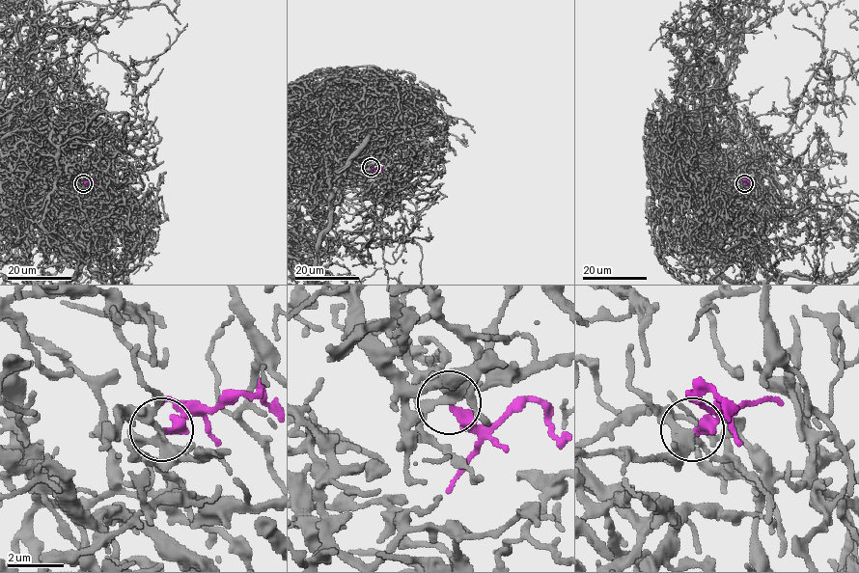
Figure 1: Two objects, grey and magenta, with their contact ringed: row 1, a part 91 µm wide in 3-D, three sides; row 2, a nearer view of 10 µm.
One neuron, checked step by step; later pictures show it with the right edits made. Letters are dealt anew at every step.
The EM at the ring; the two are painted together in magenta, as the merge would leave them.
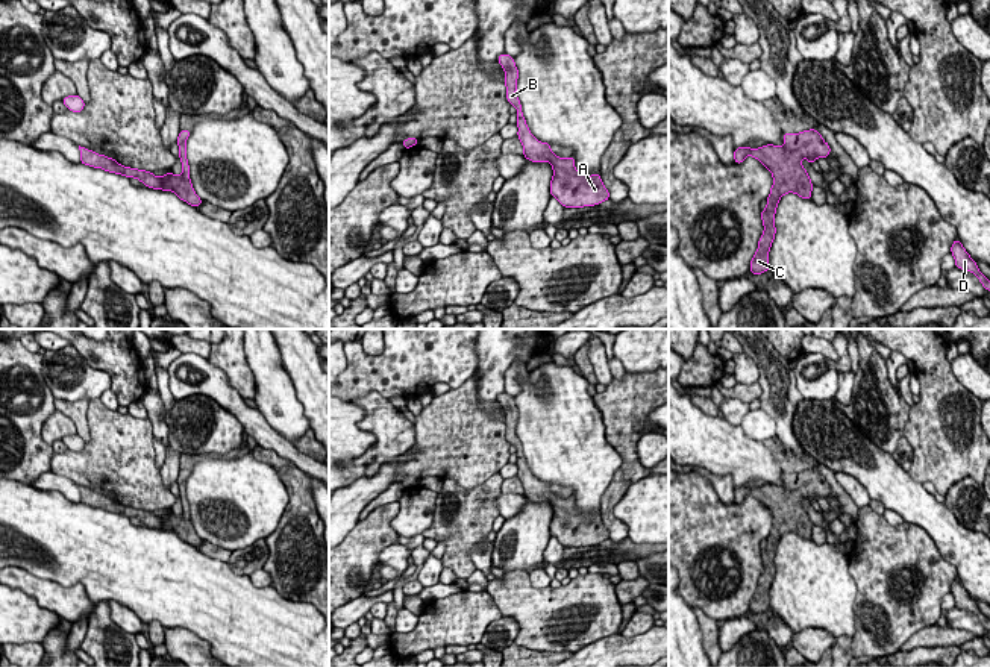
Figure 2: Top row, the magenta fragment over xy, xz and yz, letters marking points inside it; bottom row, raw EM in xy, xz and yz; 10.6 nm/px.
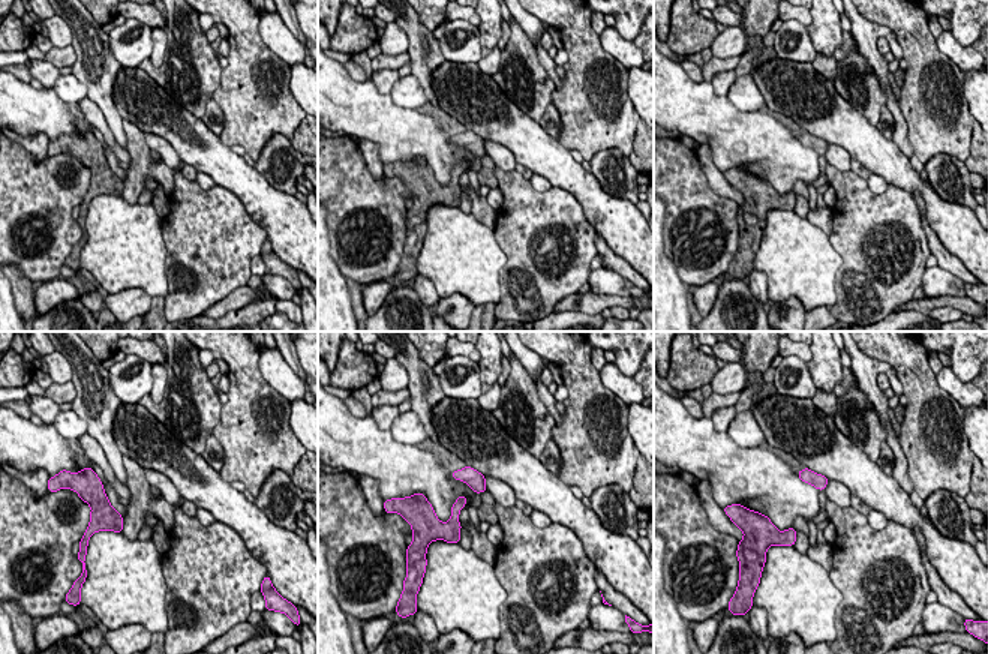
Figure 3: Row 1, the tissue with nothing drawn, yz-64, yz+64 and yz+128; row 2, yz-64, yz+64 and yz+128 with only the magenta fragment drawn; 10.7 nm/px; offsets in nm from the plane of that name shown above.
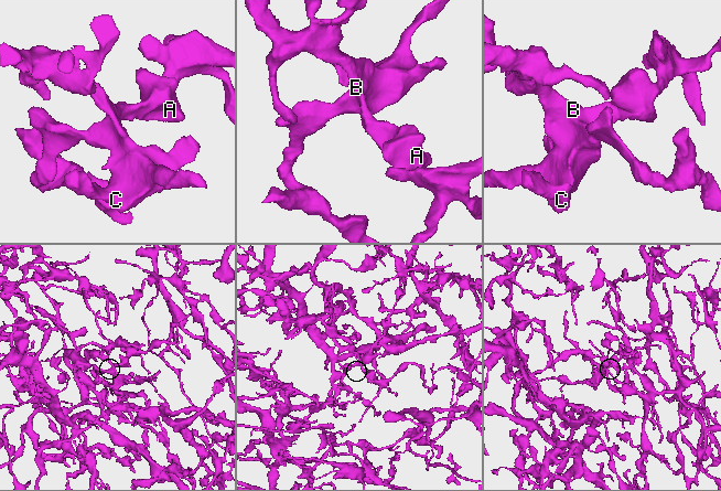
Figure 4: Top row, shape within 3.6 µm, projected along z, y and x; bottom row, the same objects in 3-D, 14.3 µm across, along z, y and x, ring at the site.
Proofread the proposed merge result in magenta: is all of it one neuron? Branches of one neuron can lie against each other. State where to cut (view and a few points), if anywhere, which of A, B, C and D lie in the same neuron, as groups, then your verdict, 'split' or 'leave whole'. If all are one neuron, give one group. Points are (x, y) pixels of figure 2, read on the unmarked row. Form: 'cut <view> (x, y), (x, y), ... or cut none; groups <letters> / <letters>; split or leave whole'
cut none; groups A B C D; leave whole

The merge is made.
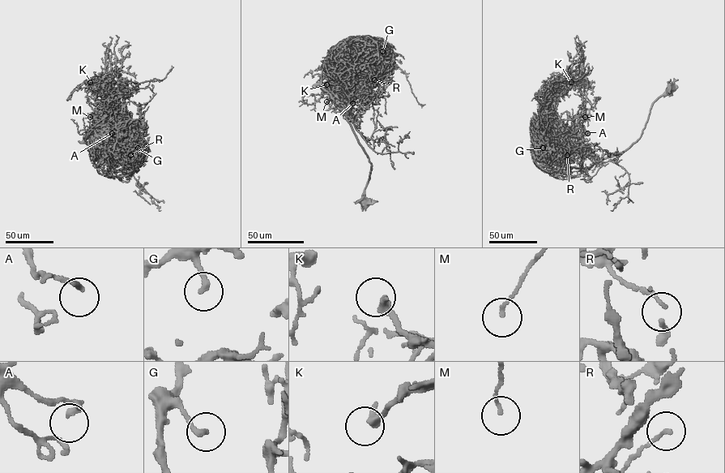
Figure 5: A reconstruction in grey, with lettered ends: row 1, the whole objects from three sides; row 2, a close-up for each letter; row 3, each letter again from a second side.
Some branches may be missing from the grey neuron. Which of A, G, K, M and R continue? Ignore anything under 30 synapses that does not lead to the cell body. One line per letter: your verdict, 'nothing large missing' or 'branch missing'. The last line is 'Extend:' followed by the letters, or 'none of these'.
A: nothing large missing
G: nothing large missing
K: nothing large missing
M: nothing large missing
R: nothing large missing
Extend: none of these

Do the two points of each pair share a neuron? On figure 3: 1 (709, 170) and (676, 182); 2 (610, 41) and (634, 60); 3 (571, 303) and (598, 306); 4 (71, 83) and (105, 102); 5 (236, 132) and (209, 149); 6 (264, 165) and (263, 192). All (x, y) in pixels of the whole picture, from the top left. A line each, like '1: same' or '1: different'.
1: different
2: same
3: same
4: different
5: different
6: different

